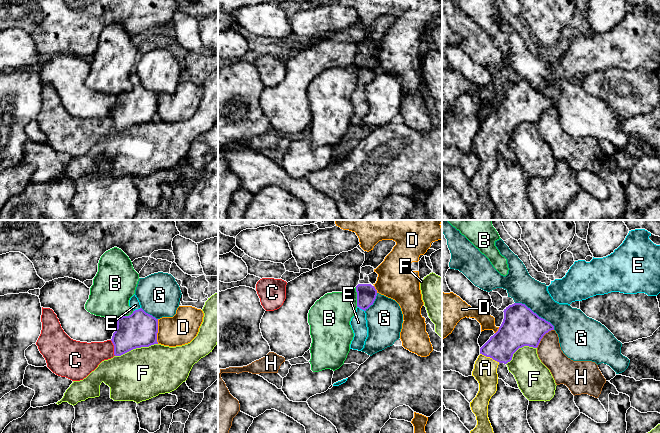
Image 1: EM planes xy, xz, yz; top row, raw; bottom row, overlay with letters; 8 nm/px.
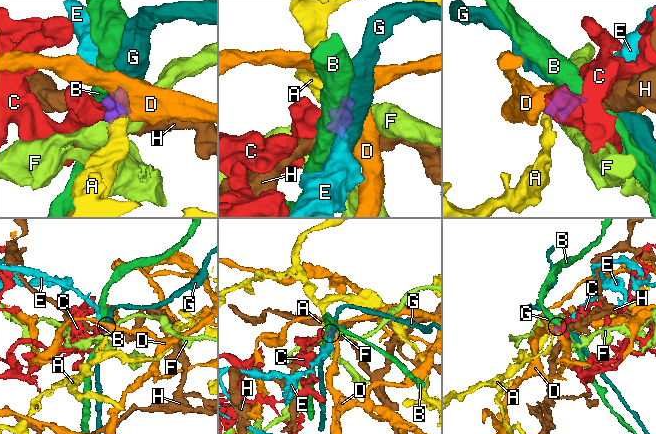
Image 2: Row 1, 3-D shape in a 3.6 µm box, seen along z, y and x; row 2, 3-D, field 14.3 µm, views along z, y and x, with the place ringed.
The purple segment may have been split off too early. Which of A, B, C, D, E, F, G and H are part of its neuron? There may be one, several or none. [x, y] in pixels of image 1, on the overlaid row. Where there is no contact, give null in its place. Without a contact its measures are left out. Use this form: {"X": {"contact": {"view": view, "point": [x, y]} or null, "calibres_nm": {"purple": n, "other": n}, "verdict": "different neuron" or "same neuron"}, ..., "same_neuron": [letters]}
{"A": {"contact": {"view": "yz", "point": [490, 357]}, "calibres_nm": {"purple": 240, "other": 190}, "verdict": "same neuron"}, "B": {"contact": {"view": "xz", "point": [357, 297]}, "calibres_nm": {"purple": 160, "other": 320}, "verdict": "different neuron"}, "C": {"contact": {"view": "xy", "point": [114, 348]}, "calibres_nm": {"purple": 280, "other": 240}, "verdict": "different neuron"}, "D": {"contact": {"view": "xy", "point": [157, 331]}, "calibres_nm": {"purple": 280, "other": 240}, "verdict": "different neuron"}, "E": {"contact": {"view": "xz", "point": [361, 308]}, "calibres_nm": {"purple": 160, "other": 130}, "verdict": "same neuron"}, "F": {"contact": {"view": "xy", "point": [136, 347]}, "calibres_nm": {"purple": 280, "other": 420}, "verdict": "different neuron"}, "G": {"contact": {"view": "yz", "point": [535, 313]}, "calibres_nm": {"purple": 300, "other": 240}, "verdict": "different neuron"}, "H": {"contact": {"view": "yz", "point": [542, 337]}, "calibres_nm": {"purple": 300, "other": 190}, "verdict": "different neuron"}, "same_neuron": ["A", "E"]}

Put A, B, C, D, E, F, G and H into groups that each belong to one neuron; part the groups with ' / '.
A E / B / C / D / F / G / H

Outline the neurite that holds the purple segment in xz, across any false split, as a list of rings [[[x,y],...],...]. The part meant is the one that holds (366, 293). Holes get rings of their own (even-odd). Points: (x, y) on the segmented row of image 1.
[[[358,284],[357,308],[354,316],[351,318],[350,325],[354,333],[350,349],[361,351],[364,348],[365,341],[368,337],[368,327],[365,311],[373,305],[377,290],[371,284]]]

